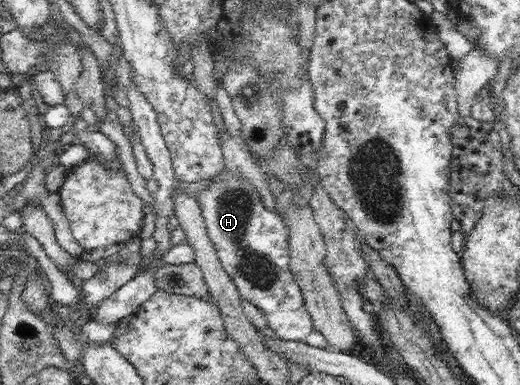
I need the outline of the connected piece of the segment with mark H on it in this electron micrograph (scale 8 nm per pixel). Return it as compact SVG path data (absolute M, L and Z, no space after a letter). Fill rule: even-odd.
M226 166L219 175L210 179L206 190L198 192L196 200L218 259L243 299L260 309L267 326L277 337L305 341L314 331L314 324L305 307L302 291L289 268L290 233L283 218L267 210L259 191Z

